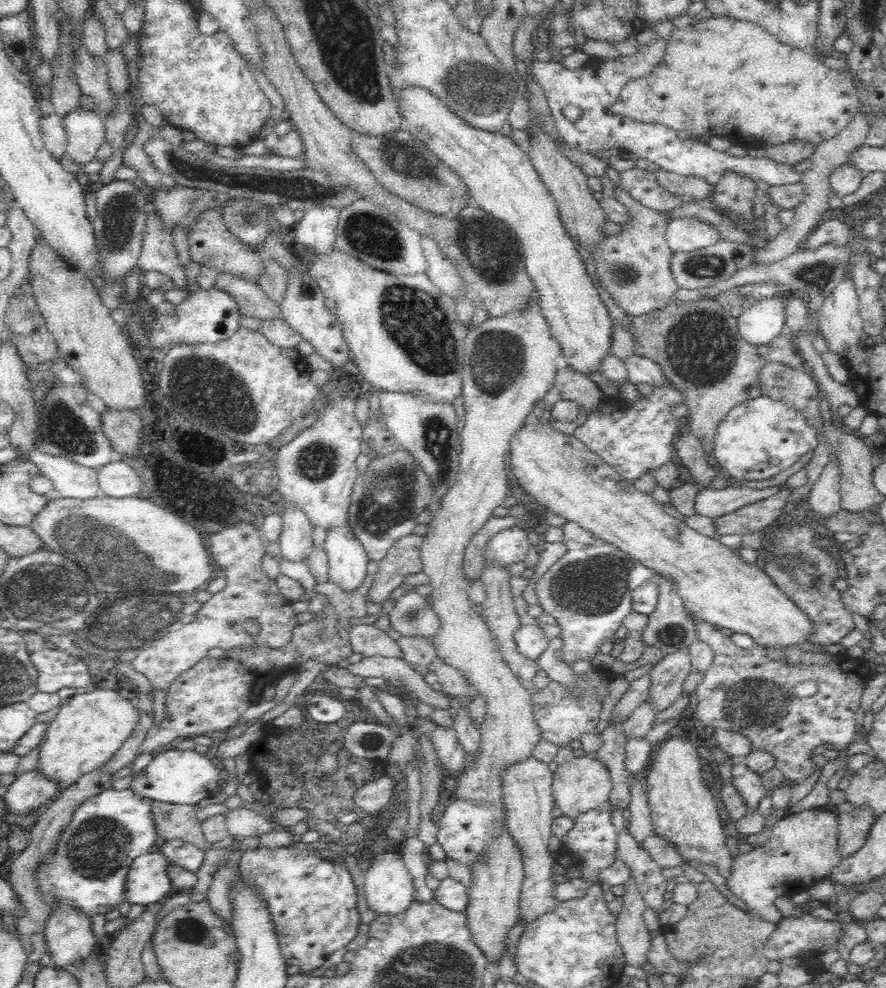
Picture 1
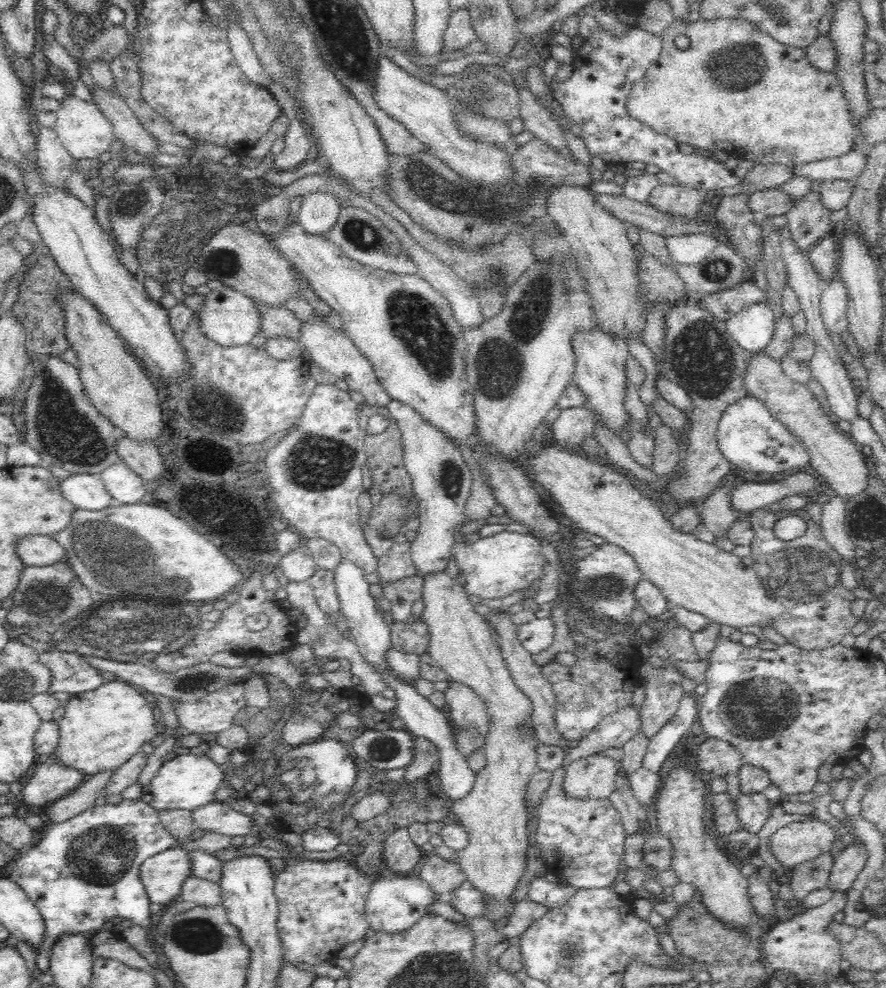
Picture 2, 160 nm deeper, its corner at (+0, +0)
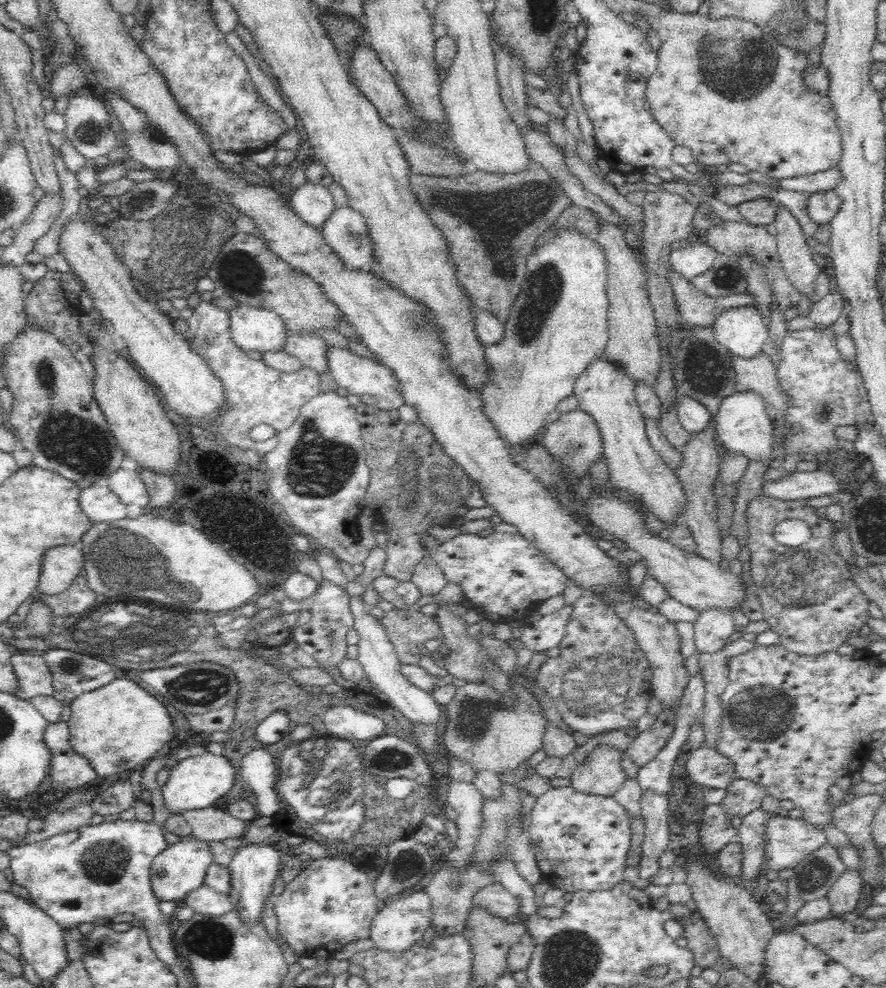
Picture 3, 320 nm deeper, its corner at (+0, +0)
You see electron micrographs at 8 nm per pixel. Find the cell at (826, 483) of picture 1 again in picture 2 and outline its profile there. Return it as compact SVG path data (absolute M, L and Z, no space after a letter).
M834 492L828 493L830 493L830 501L822 505L821 531L829 548L834 550L841 559L848 561L850 567L854 569L860 587L863 587L862 580L859 579L861 569L857 566L856 545L849 538L845 527L846 499Z

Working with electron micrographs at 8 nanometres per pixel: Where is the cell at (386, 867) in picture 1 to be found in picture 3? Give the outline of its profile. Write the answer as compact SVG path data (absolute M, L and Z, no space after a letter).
M414 890L399 894L380 905L369 936L375 948L388 953L402 954L412 948L413 944L420 942L431 924L431 901L432 899L425 890L421 892Z

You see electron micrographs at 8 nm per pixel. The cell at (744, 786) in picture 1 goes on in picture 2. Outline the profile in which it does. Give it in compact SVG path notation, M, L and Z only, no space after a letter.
M762 793L753 795L741 794L735 809L742 830L759 836L763 826L770 817L772 804Z

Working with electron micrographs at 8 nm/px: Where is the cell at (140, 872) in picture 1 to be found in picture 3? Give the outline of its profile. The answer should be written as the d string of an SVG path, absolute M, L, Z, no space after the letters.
M186 837L167 847L154 858L151 866L151 883L156 898L174 900L181 904L185 896L205 884L209 866L214 864L213 850L209 843L197 838Z

